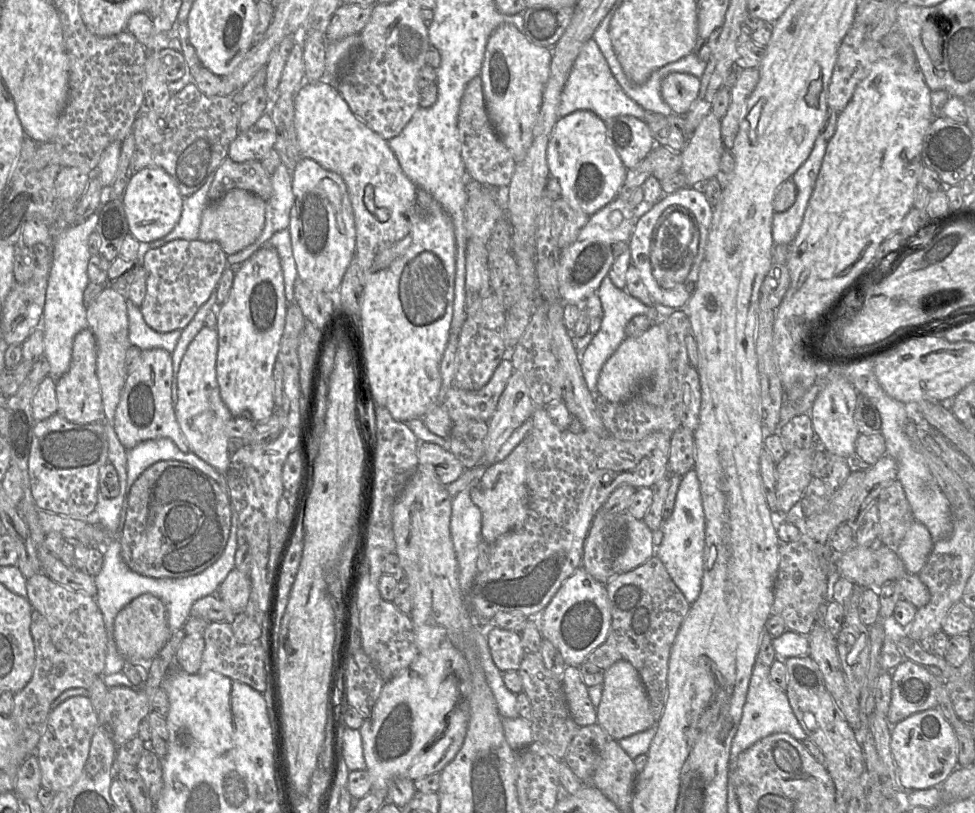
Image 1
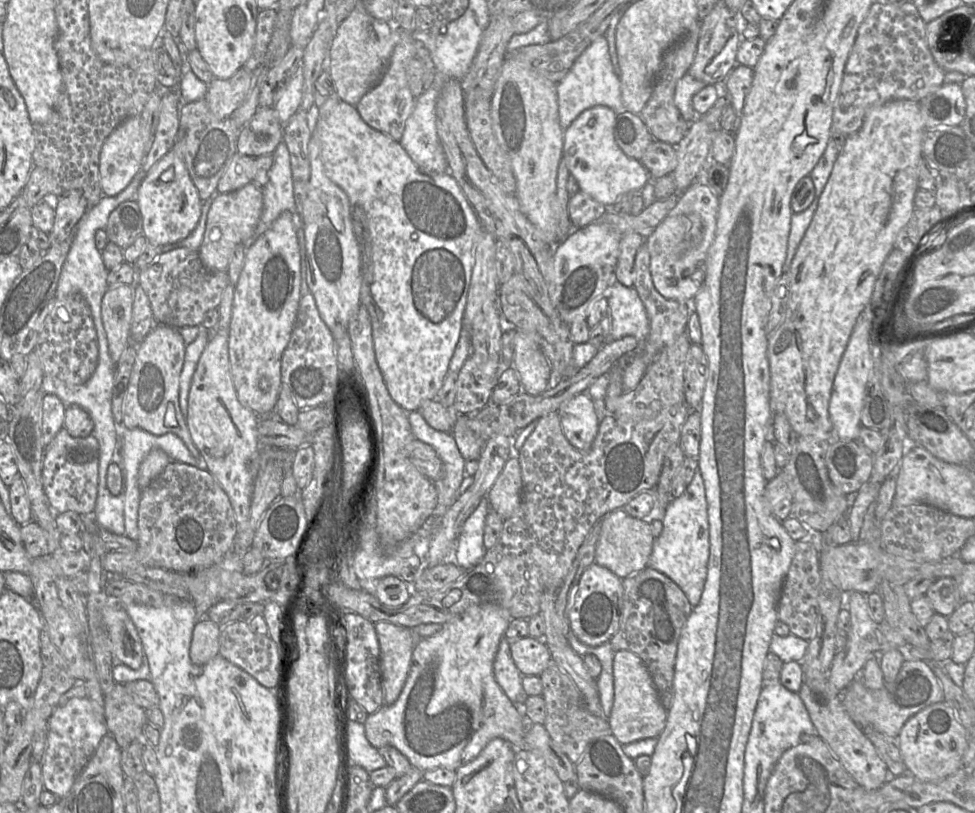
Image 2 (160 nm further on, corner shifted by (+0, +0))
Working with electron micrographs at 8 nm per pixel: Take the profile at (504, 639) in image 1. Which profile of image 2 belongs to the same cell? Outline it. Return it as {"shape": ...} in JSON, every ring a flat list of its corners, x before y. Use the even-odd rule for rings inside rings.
{"shape":[[529,636,510,643,512,659,523,676,540,676,554,663,547,645]]}

